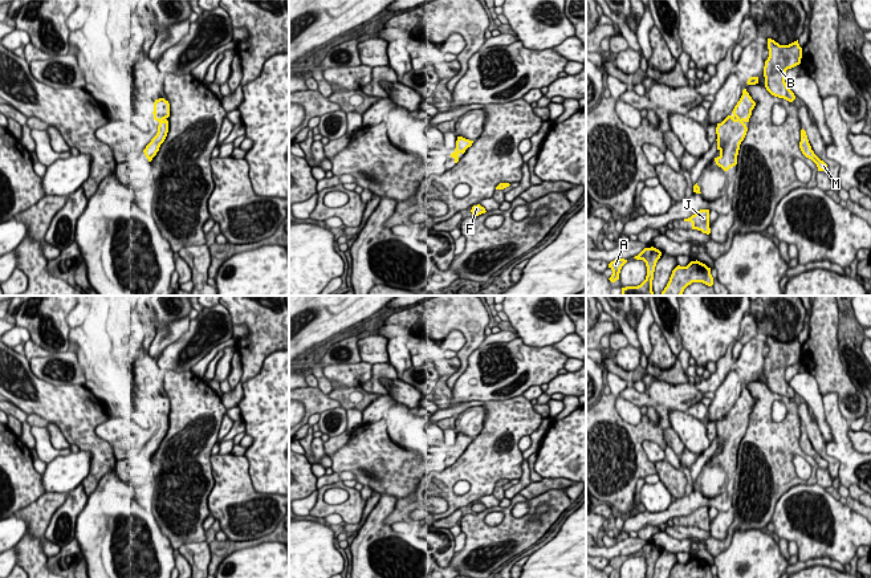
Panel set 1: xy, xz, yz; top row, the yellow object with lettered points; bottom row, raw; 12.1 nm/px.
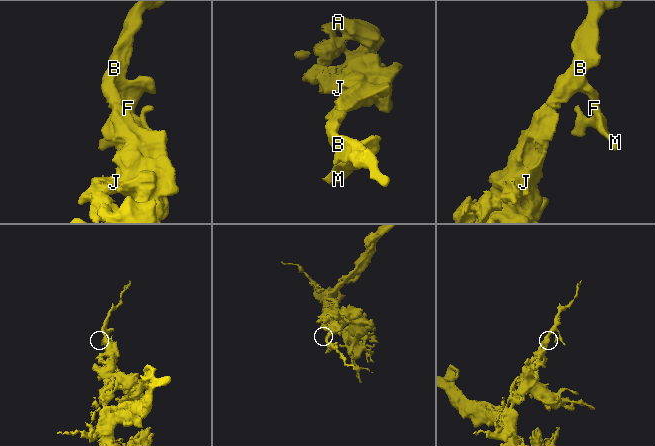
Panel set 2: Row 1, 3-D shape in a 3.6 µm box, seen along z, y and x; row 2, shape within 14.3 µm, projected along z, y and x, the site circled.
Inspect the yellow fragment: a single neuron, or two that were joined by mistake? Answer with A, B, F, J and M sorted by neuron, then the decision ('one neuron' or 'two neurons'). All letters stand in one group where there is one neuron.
A B F J M | one neuron

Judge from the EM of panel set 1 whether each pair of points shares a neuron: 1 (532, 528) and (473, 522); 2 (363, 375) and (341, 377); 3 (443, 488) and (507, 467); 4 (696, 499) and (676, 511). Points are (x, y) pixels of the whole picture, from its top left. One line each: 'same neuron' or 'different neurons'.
1: same neuron
2: same neuron
3: same neuron
4: same neuron

